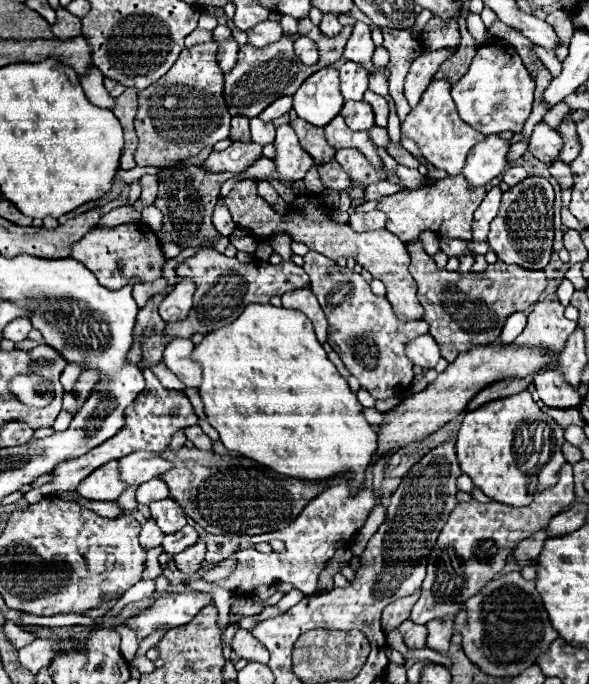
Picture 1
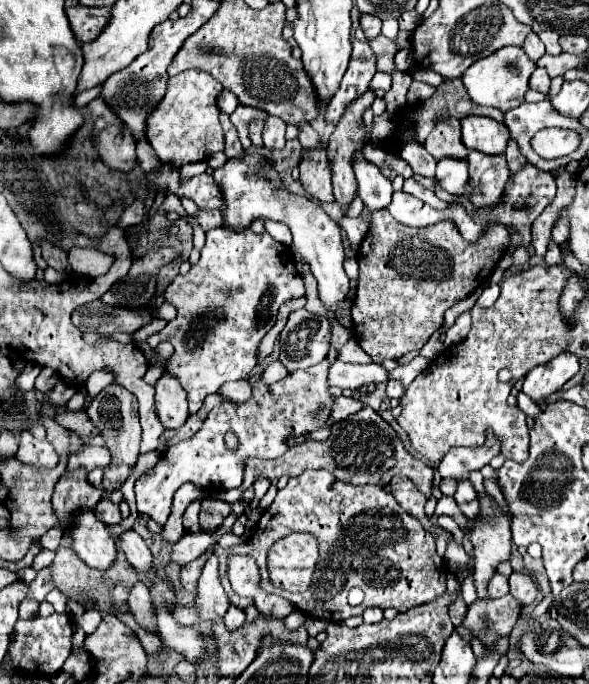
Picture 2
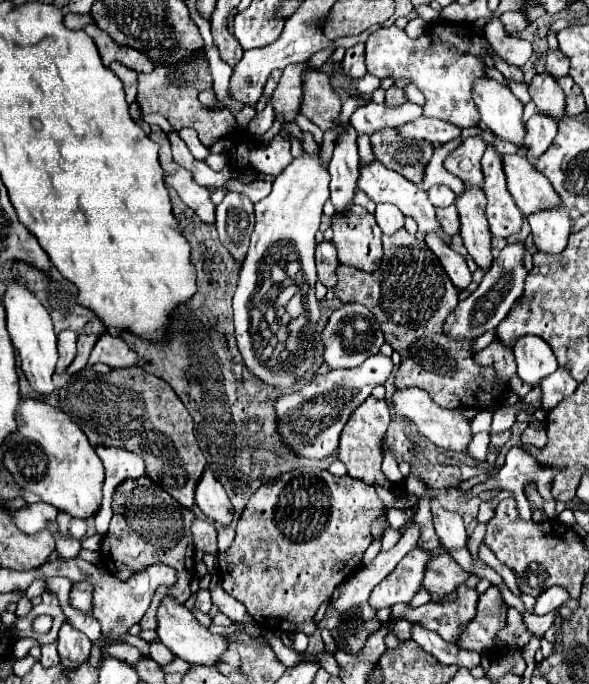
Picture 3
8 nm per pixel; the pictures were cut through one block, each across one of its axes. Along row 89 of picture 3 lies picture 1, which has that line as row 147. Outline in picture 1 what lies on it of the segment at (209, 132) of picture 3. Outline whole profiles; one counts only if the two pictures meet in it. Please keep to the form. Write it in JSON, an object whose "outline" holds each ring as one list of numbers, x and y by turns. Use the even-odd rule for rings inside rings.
{"outline":[[206,42,182,50,166,76,140,92,140,110,134,120,140,140,136,150,138,166,162,166,184,160,228,138,232,116,222,98,224,78,216,64,216,48,218,44]]}

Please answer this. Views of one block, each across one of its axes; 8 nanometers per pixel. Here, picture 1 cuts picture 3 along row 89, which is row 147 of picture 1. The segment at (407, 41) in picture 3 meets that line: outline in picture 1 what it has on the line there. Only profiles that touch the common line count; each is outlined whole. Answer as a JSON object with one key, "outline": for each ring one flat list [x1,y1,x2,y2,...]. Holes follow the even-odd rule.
{"outline":[[446,78,432,80,428,84,428,88,424,90,418,106,412,108,410,114,406,116,406,120,400,124,400,132,402,132,402,136,406,136,418,144,422,156,430,164,434,164,440,170,446,170,450,176,456,176,456,174,460,174,460,170,464,166,468,152,478,142,482,142,486,136,482,132,474,130,472,126,468,126,464,120,460,120,456,106,452,102,452,96,450,96,450,88,452,86]]}

